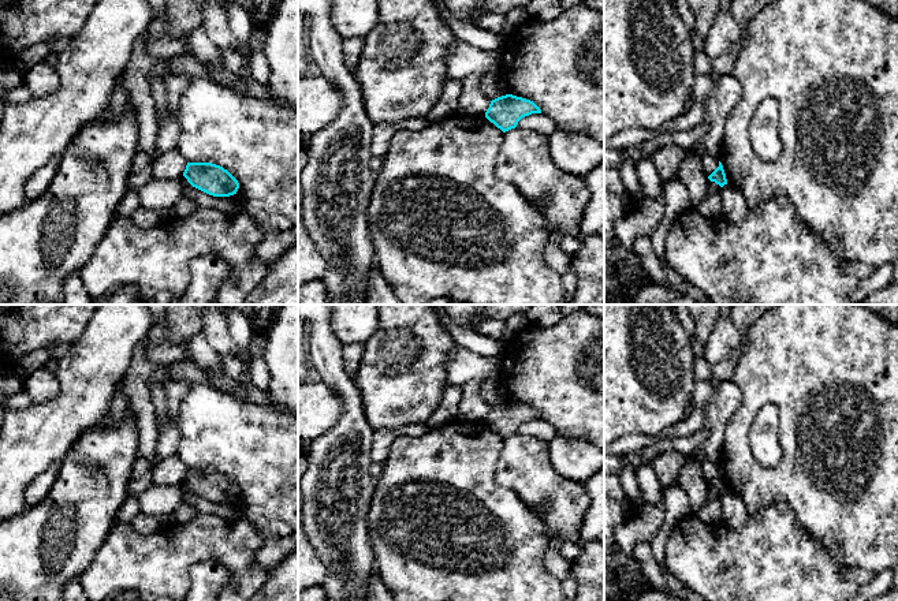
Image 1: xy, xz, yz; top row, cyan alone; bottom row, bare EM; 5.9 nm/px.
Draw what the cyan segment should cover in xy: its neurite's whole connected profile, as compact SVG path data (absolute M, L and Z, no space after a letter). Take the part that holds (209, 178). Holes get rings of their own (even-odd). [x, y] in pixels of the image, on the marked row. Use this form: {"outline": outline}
{"outline": "M187 163L183 176L193 187L213 197L230 197L239 188L227 169L212 163Z"}

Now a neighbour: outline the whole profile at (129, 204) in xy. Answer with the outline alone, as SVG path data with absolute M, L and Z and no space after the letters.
M128 188L127 193L123 195L119 206L116 208L116 216L115 217L130 219L131 214L138 208L139 208L138 191Z

